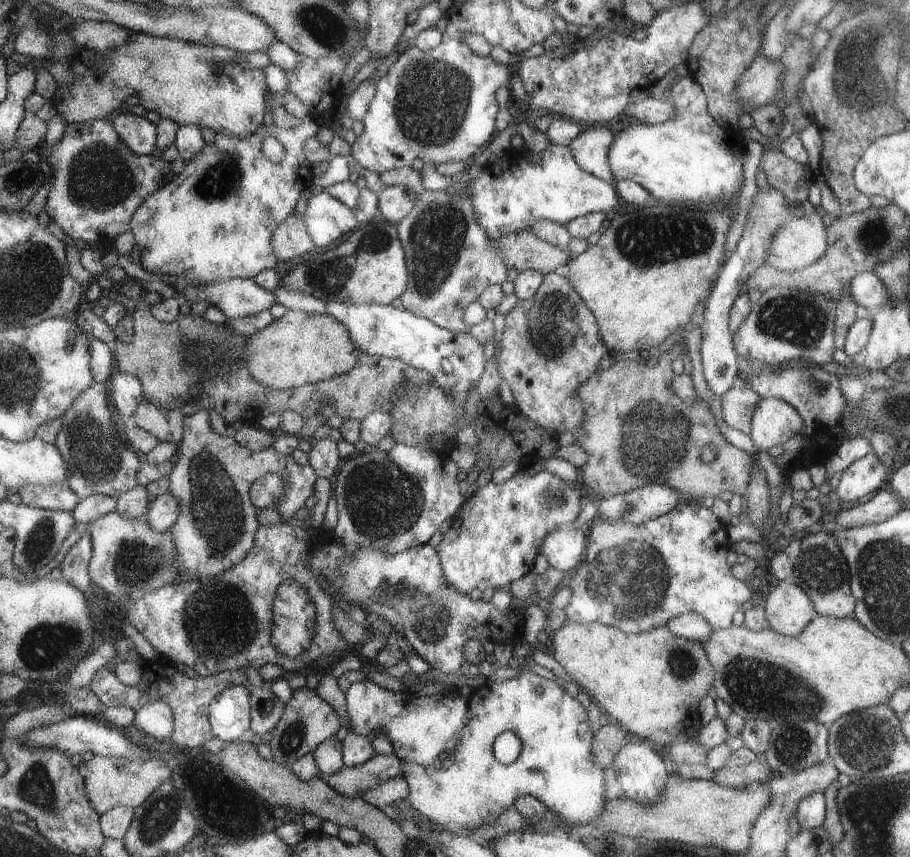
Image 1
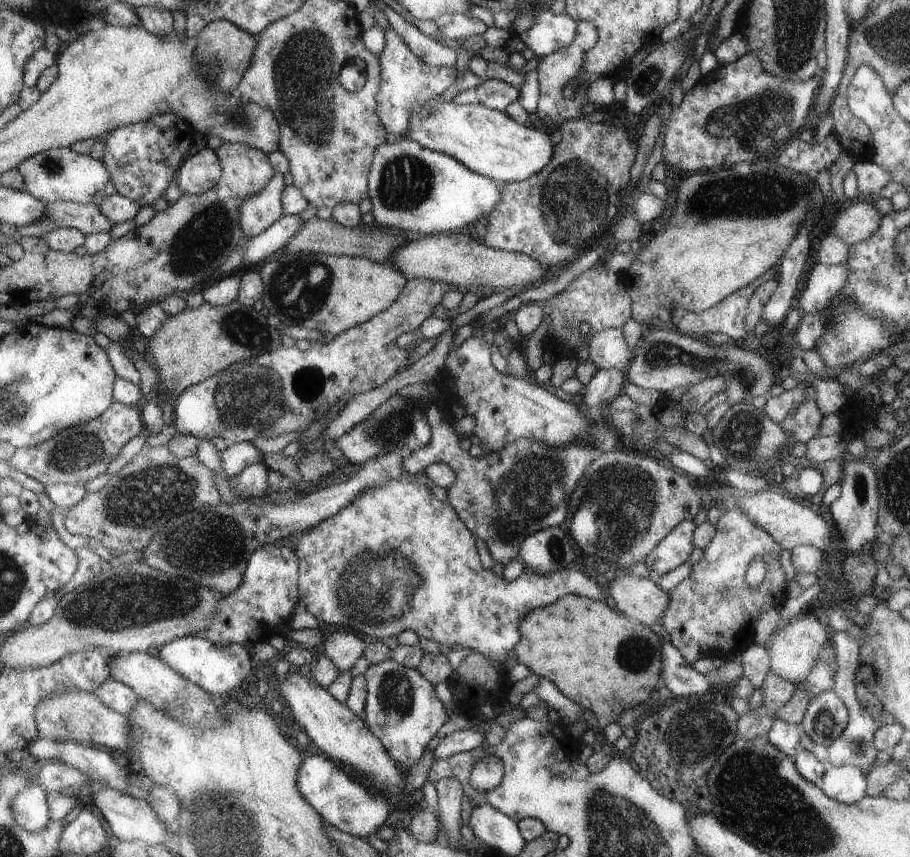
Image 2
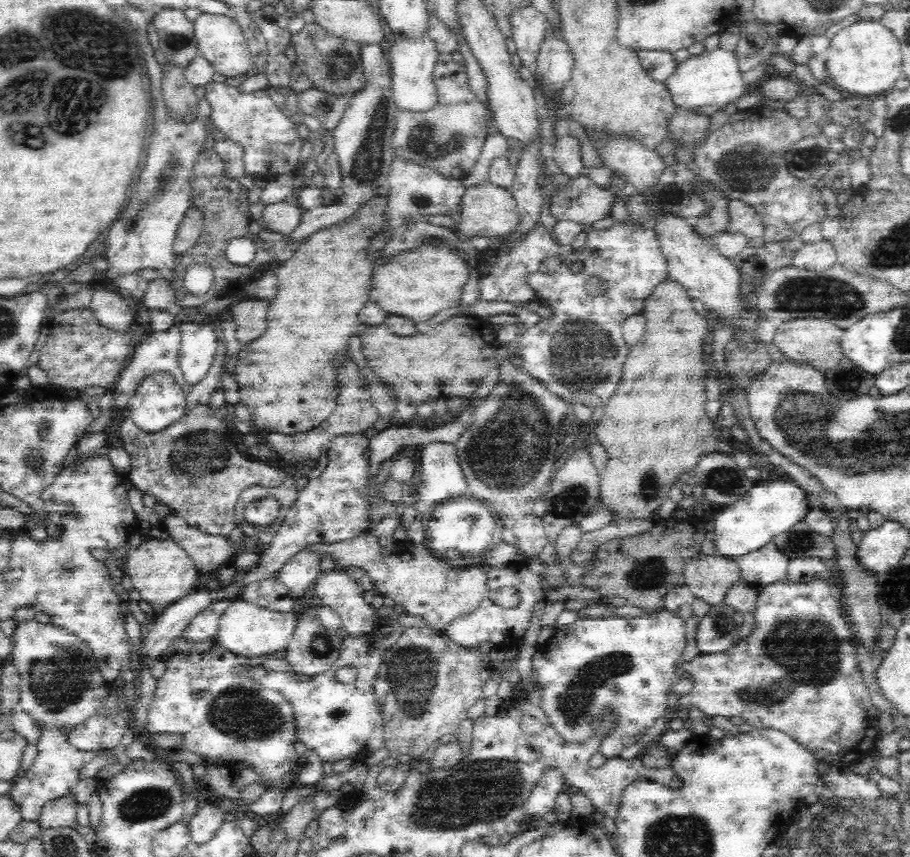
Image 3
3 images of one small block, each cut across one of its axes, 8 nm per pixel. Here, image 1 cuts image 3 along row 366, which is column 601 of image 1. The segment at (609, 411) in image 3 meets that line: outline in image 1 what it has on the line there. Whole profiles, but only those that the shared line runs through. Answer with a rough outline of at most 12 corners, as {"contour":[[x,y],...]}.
{"contour":[[566,620],[556,662],[631,738],[684,734],[714,667],[666,625]]}

